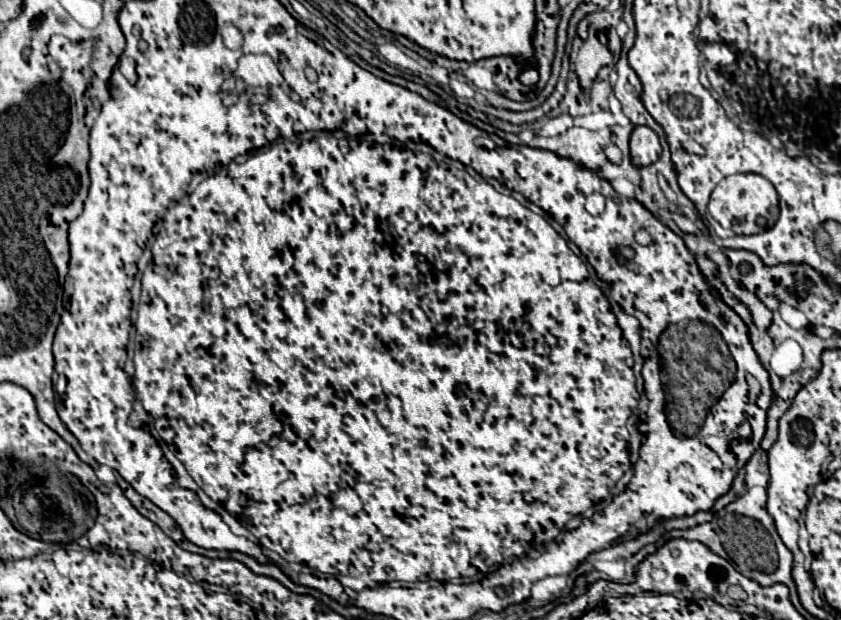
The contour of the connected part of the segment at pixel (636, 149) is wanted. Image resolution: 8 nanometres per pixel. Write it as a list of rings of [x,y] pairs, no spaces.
[[[638,125],[634,127],[632,137],[630,137],[630,151],[632,151],[632,161],[638,167],[646,167],[646,165],[652,165],[660,157],[662,145],[660,145],[658,135],[650,127]]]

